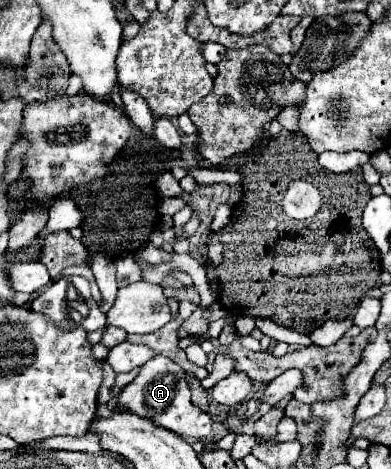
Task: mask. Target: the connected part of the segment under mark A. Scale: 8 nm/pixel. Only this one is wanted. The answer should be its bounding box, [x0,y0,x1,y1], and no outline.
[117,357,211,443]

